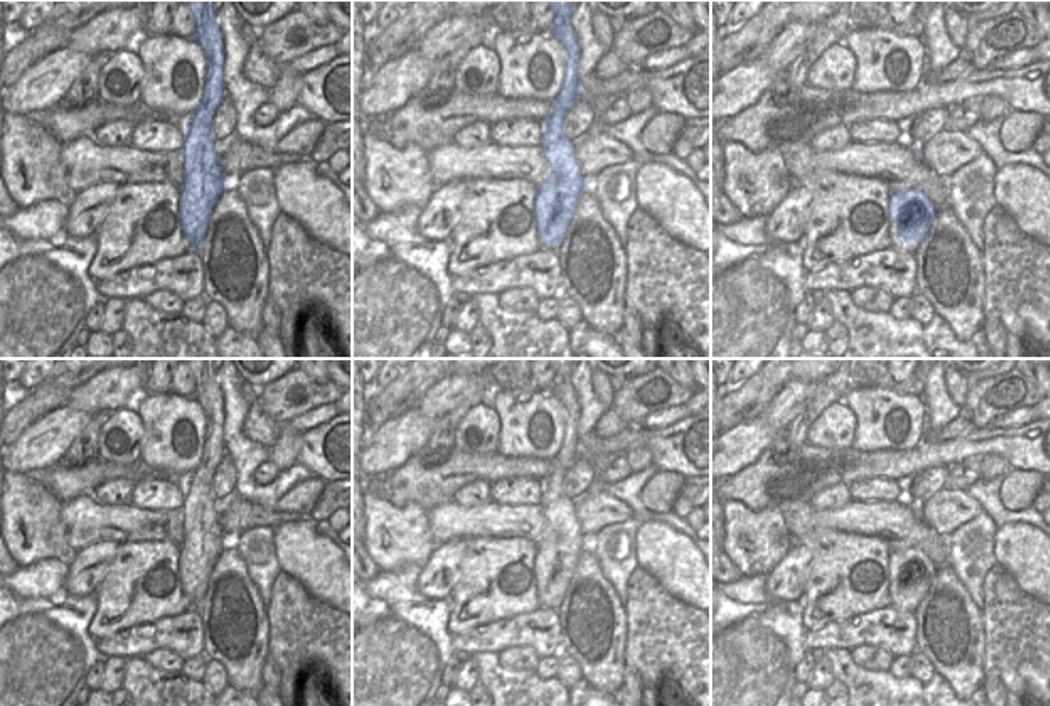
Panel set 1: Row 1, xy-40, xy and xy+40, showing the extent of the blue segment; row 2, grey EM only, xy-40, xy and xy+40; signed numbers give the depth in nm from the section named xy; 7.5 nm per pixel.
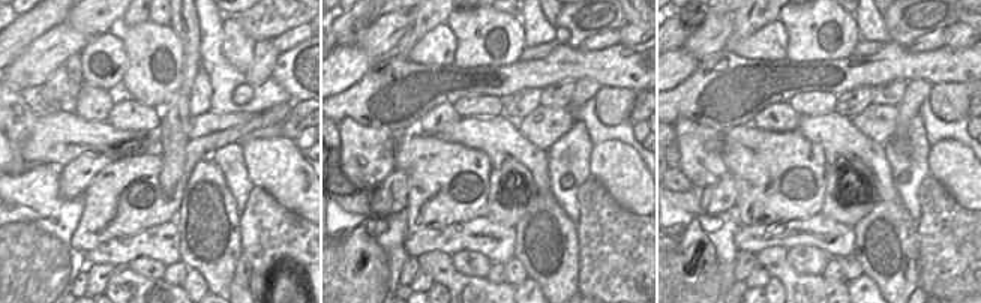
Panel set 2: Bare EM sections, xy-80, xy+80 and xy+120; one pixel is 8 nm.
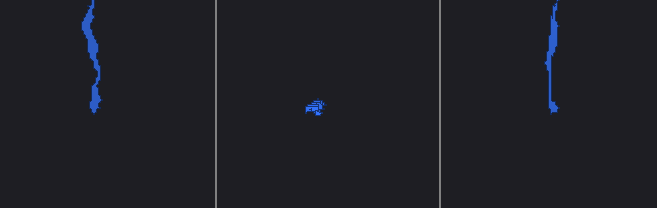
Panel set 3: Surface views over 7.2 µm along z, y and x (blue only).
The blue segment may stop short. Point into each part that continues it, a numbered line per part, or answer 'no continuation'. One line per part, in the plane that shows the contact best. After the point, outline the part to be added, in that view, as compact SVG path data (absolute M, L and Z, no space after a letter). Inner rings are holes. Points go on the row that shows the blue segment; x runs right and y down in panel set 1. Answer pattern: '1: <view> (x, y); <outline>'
1: xy+40 (897, 242); M890 223L888 235L890 235L890 248L896 251L916 255L916 250L920 247L920 243L906 243L904 239L898 235L896 223Z

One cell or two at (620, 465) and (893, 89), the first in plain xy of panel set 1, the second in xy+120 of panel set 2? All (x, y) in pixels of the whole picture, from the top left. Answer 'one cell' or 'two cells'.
one cell

